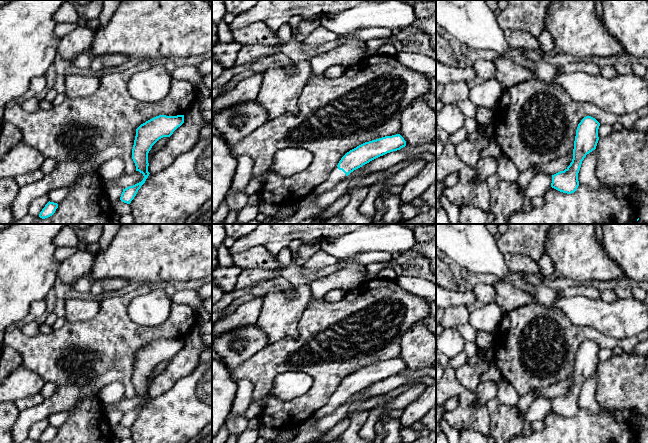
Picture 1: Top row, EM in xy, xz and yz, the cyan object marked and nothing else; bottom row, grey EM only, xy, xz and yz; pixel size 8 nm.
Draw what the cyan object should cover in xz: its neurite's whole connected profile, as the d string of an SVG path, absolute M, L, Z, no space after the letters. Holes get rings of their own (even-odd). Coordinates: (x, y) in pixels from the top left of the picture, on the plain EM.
M400 358L385 360L365 366L347 376L339 385L328 402L319 408L313 417L320 419L332 414L344 405L354 394L387 377L400 374L406 370L406 365Z

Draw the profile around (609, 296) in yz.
M604 290L600 292L600 299L604 300L605 302L613 303L619 298L613 292L613 290Z

